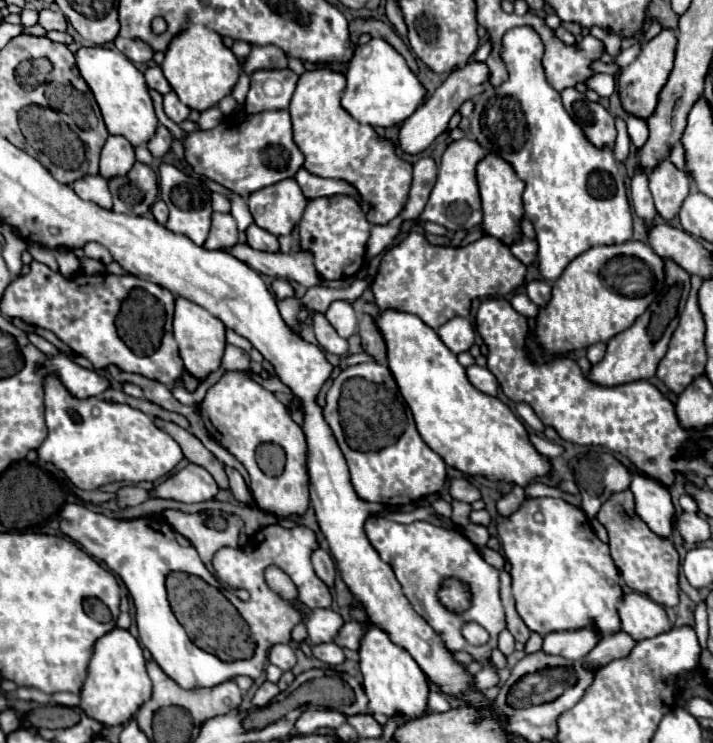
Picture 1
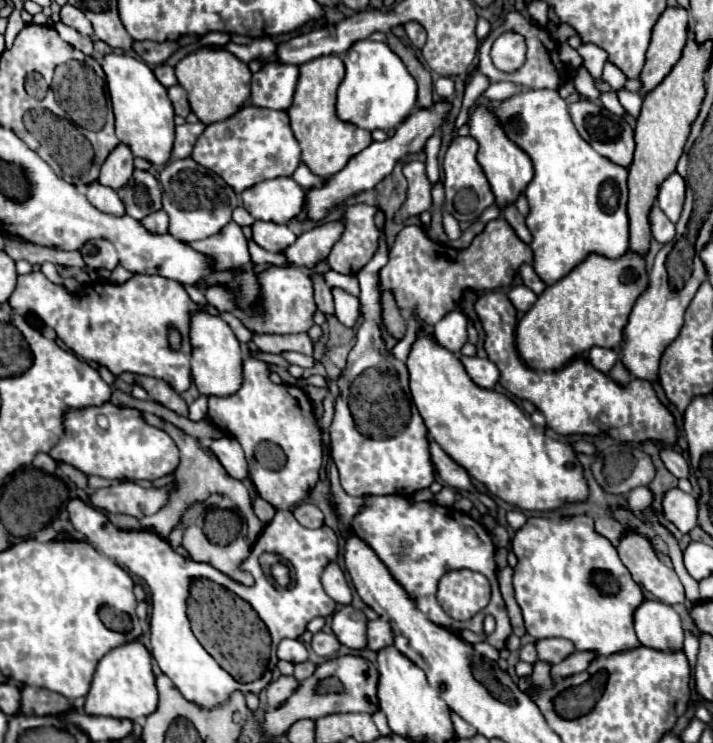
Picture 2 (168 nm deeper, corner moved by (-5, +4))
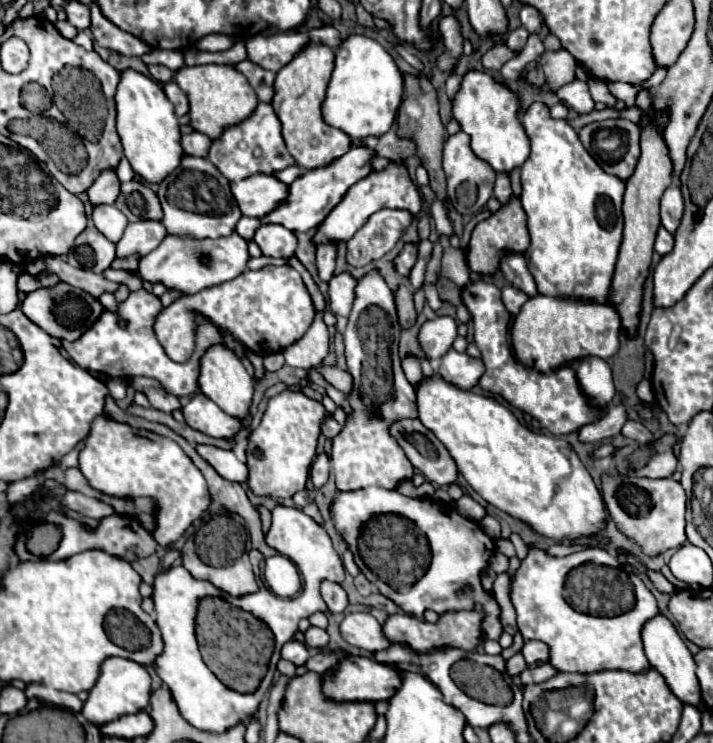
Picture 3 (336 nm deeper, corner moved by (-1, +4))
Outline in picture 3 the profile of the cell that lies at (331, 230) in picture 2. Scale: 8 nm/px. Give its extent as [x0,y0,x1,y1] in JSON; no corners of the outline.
[312,163,422,245]

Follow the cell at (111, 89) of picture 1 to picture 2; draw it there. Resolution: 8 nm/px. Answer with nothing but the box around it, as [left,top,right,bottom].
[102,53,174,165]

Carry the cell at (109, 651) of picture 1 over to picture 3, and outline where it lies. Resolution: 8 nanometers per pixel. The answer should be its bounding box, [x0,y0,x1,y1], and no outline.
[82,657,150,725]

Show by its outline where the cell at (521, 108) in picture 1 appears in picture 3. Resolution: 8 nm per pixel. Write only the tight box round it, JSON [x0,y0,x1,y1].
[522,103,624,301]

